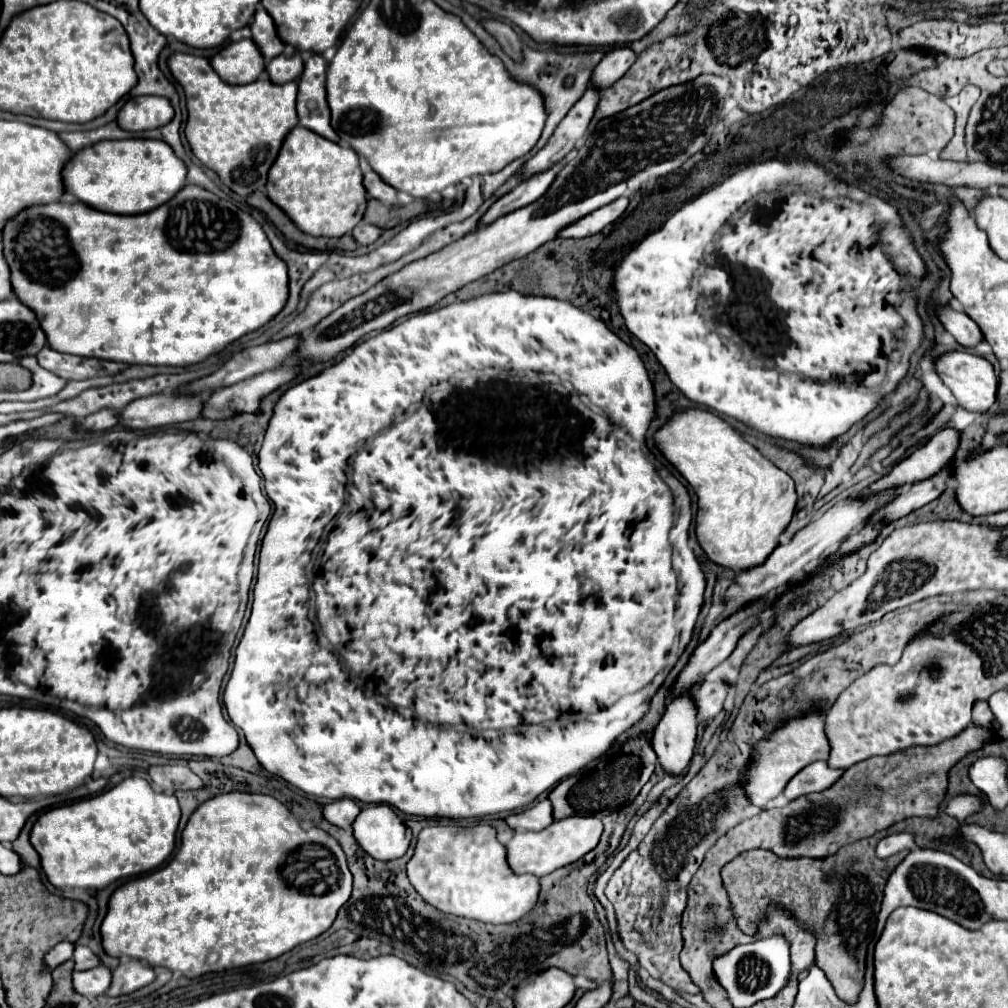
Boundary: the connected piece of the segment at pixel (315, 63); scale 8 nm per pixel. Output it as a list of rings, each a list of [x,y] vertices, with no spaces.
[[[311,55],[305,61],[305,69],[299,77],[299,93],[297,93],[299,125],[331,141],[339,141],[337,133],[329,123],[331,111],[325,99],[325,71],[327,71],[327,61],[321,55]]]

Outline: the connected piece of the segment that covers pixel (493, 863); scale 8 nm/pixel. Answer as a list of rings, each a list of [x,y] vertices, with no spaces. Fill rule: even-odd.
[[[485,822],[429,826],[419,833],[407,875],[417,893],[443,913],[483,923],[513,923],[537,903],[539,879],[513,875],[505,855],[505,847],[495,839],[495,829]]]

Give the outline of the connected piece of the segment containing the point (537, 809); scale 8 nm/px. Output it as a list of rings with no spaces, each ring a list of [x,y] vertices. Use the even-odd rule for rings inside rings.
[[[545,799],[533,807],[509,815],[505,821],[515,831],[541,831],[553,823],[553,805]]]

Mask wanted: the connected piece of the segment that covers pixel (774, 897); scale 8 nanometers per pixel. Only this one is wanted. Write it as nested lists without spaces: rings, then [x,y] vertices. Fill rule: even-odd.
[[[943,813],[943,825],[939,821],[925,823],[915,819],[899,821],[889,829],[879,831],[877,835],[865,841],[847,845],[837,855],[825,859],[781,859],[775,853],[765,849],[753,849],[741,853],[721,869],[723,885],[729,893],[729,901],[739,929],[753,935],[769,903],[785,905],[789,911],[795,913],[795,917],[803,923],[805,929],[815,933],[817,937],[815,961],[829,977],[835,993],[843,1001],[849,1003],[857,1001],[857,995],[861,993],[861,985],[863,985],[863,975],[865,975],[867,945],[873,939],[877,913],[881,909],[883,887],[889,873],[905,857],[905,853],[897,853],[889,859],[877,859],[875,857],[877,843],[891,833],[907,831],[915,837],[915,843],[919,845],[945,849],[967,865],[969,865],[969,858],[973,858],[973,863],[981,863],[979,857],[981,851],[976,845],[967,842],[952,845],[941,843],[945,837],[952,837],[957,831],[959,824],[955,818]],[[851,859],[855,859],[855,863]]]

